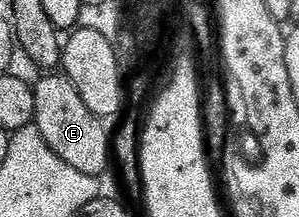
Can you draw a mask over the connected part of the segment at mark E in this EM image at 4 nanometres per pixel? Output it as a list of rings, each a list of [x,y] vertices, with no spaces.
[[[57,71],[42,77],[45,78],[33,85],[33,120],[39,135],[43,135],[47,147],[51,147],[51,151],[55,151],[55,155],[59,155],[63,163],[75,167],[75,171],[83,175],[100,178],[101,172],[111,165],[111,133],[105,130],[108,129],[106,122],[96,117],[87,107],[87,103],[83,103],[79,91],[75,91],[75,83],[71,83],[69,77]]]

